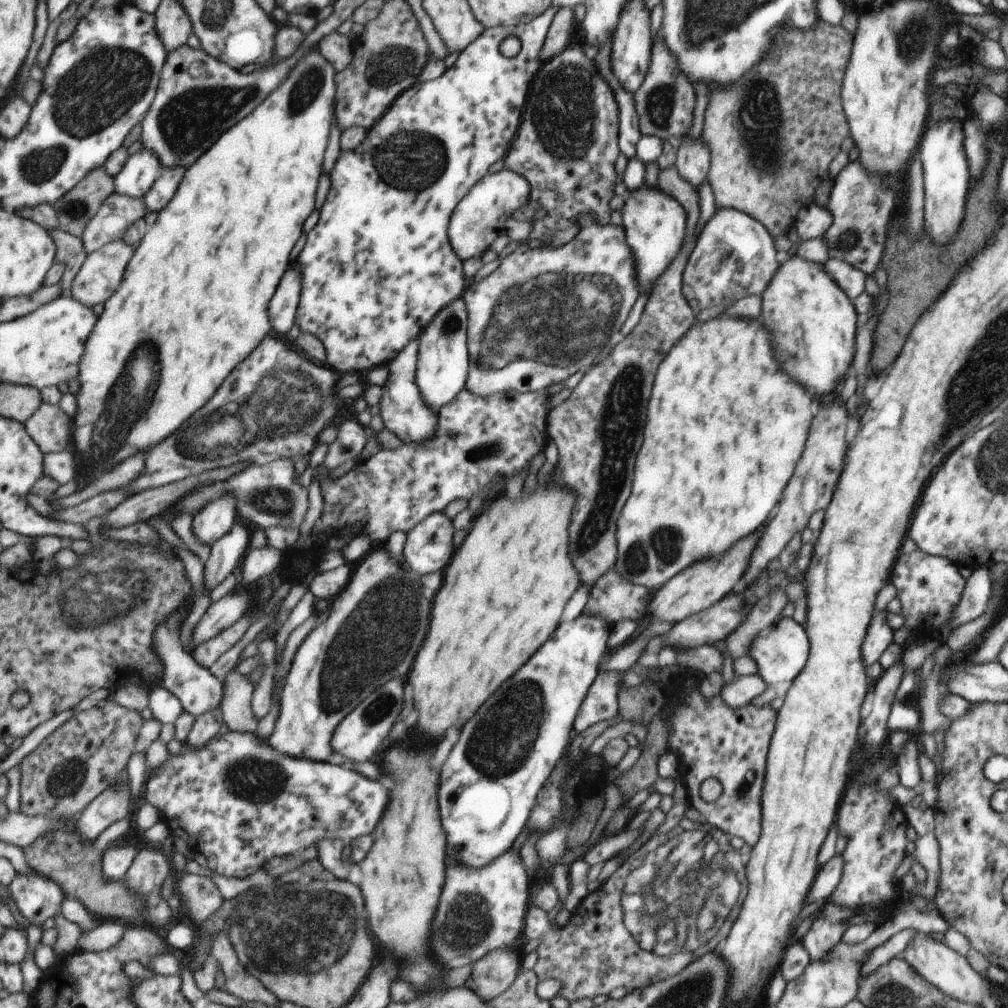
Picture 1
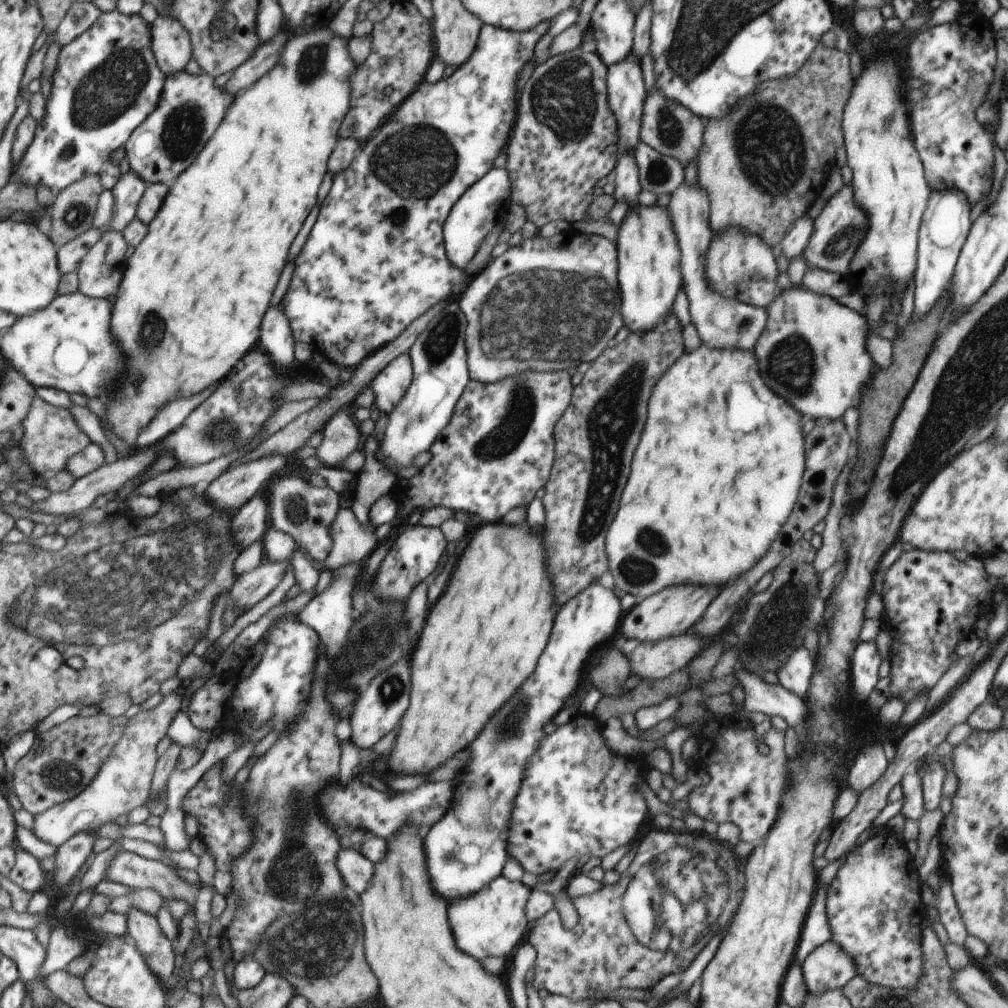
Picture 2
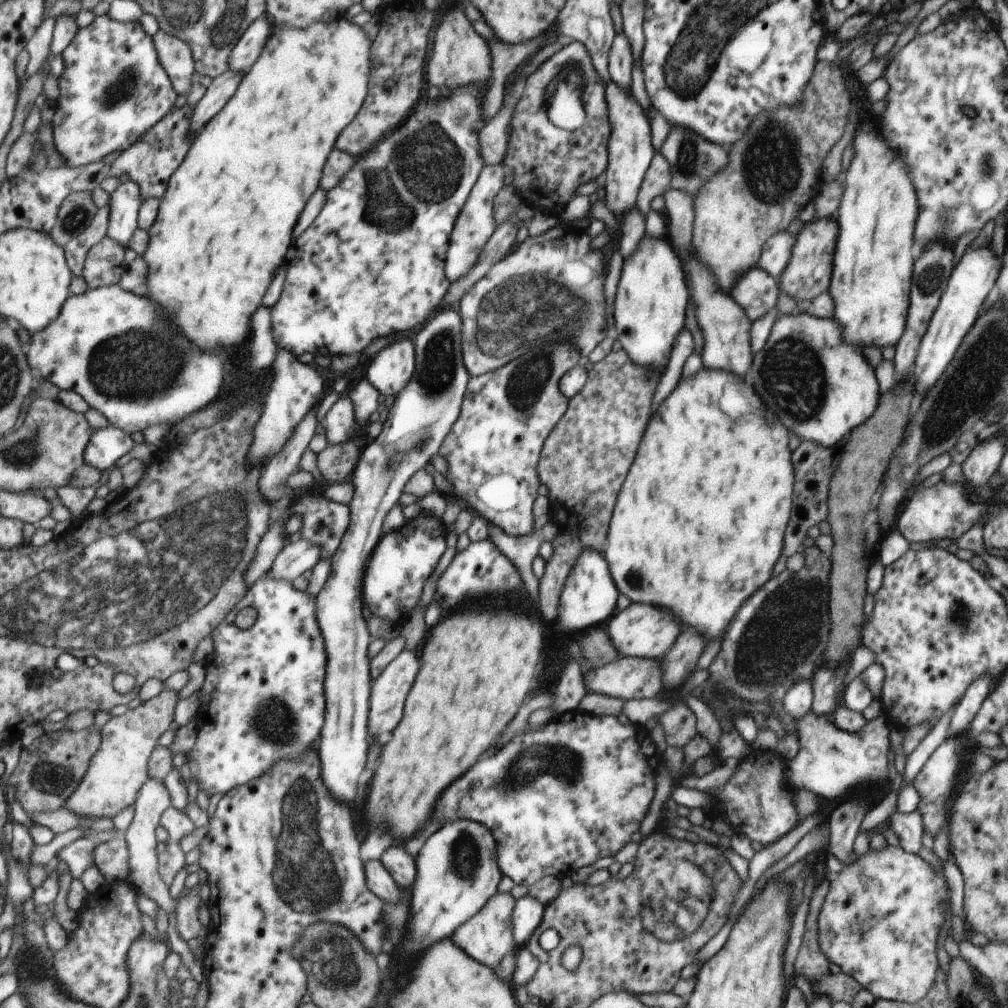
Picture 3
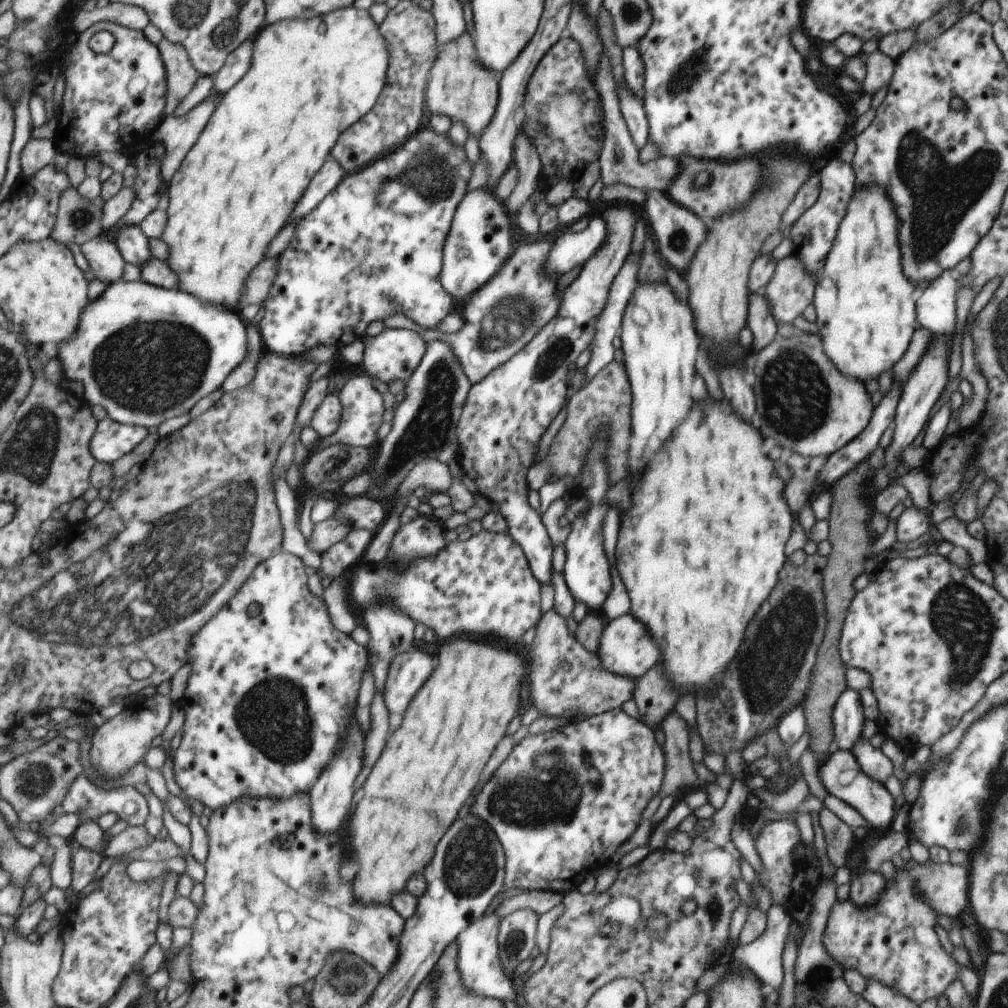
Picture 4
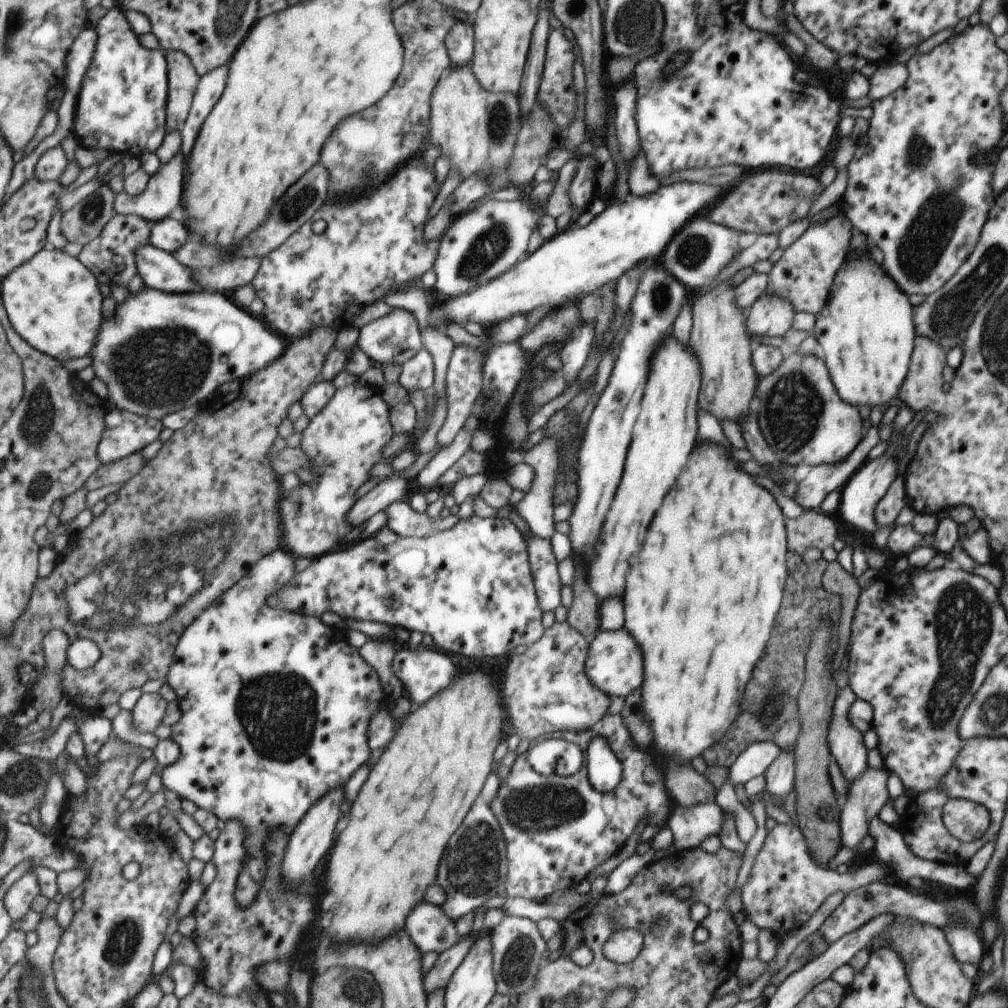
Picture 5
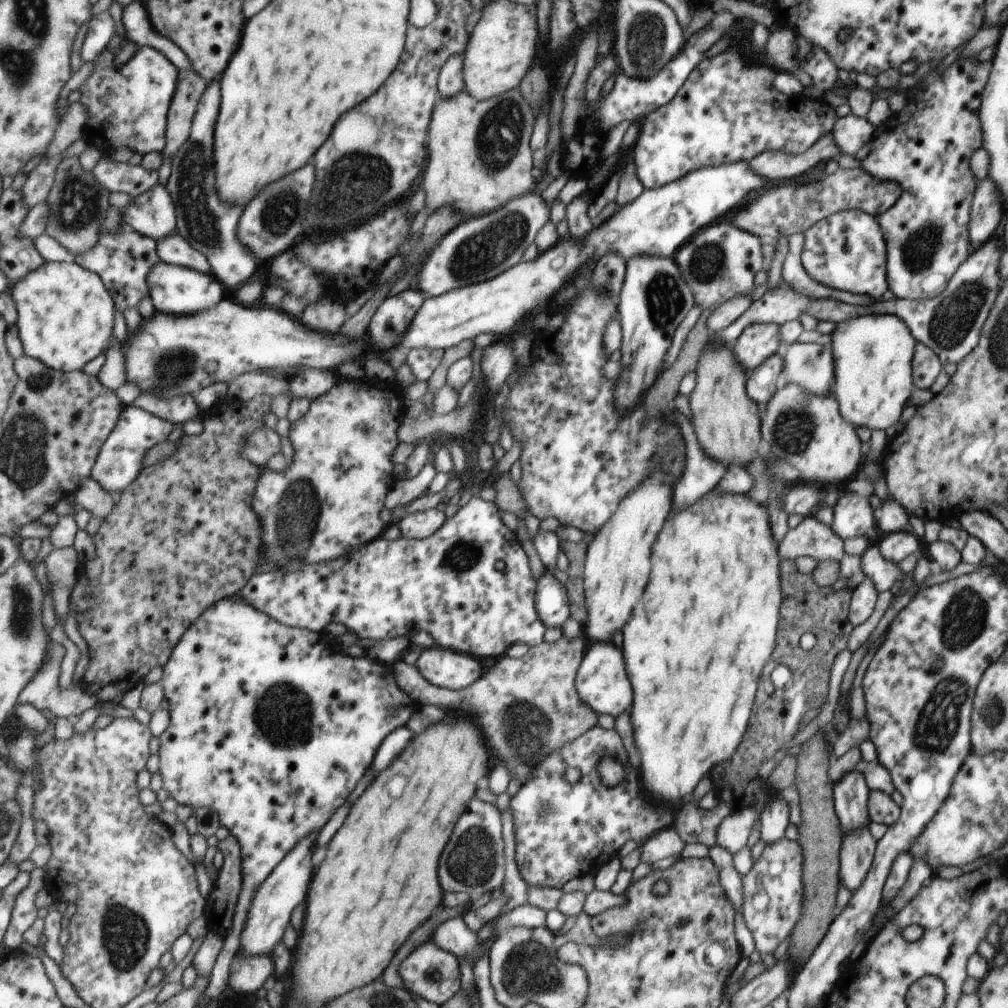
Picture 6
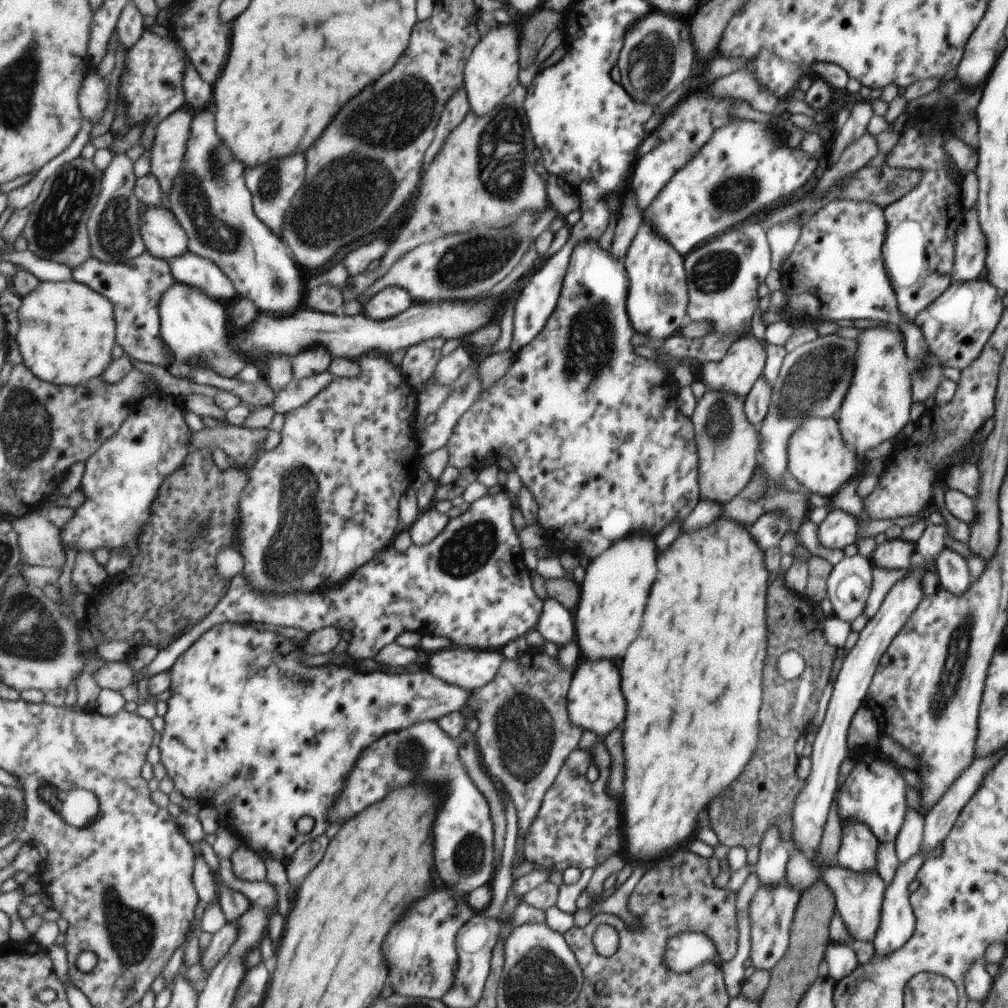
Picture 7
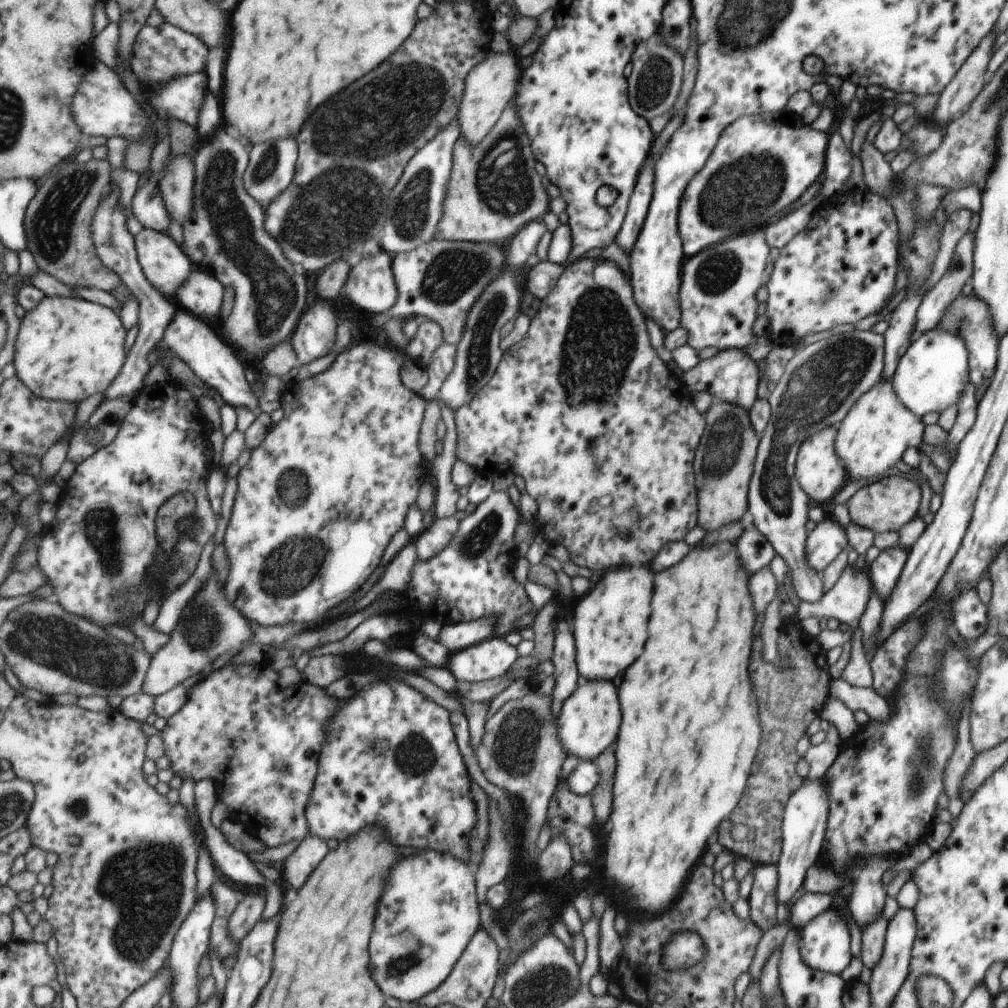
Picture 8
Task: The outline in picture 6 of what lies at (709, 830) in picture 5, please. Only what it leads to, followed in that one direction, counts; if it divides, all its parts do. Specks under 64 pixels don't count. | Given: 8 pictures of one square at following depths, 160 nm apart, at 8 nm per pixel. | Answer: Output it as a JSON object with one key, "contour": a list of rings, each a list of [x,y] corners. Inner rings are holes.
{"contour":[[[740,808],[733,810],[721,820],[721,824],[715,830],[715,844],[725,848],[732,856],[745,846],[757,820],[755,808]]]}

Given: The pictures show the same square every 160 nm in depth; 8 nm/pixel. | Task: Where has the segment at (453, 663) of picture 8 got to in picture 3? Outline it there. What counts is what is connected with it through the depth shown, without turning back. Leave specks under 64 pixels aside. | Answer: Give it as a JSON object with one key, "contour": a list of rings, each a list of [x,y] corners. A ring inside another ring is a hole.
{"contour":[[[405,650],[375,680],[375,696],[371,696],[371,736],[393,732],[401,724],[395,718],[405,714],[405,696],[413,688],[417,670],[419,662],[415,652]]]}

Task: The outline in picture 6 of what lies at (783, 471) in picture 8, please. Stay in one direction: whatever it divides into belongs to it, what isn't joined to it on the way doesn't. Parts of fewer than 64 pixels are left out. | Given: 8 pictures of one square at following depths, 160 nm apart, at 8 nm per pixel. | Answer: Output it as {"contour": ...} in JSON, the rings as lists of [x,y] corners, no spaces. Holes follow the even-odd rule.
{"contour":[[[793,343],[782,359],[785,386],[797,384],[808,396],[829,396],[836,382],[836,361],[829,345]]]}

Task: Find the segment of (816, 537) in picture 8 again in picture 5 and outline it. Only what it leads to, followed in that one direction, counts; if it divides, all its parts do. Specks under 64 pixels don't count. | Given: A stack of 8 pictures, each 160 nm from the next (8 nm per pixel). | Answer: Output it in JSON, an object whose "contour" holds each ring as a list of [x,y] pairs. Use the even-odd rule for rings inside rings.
{"contour":[[[907,406],[899,408],[897,410],[897,416],[893,420],[893,432],[889,436],[889,442],[887,442],[885,452],[879,458],[873,458],[865,466],[861,466],[839,490],[840,502],[837,512],[839,512],[841,520],[849,526],[848,529],[853,528],[853,530],[861,530],[861,532],[873,534],[873,532],[881,528],[879,524],[875,524],[875,518],[873,518],[874,508],[887,491],[887,488],[889,488],[891,480],[895,480],[897,462],[895,462],[893,454],[899,450],[901,438],[903,438],[903,432],[901,430],[911,422],[911,418],[913,418],[913,412]]]}

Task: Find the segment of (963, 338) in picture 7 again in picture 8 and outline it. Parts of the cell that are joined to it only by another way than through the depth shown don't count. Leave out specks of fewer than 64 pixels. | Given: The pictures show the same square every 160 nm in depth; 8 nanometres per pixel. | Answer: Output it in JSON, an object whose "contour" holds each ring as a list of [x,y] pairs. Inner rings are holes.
{"contour":[[[973,294],[957,295],[934,328],[945,329],[947,333],[958,333],[958,336],[965,341],[969,350],[969,380],[975,387],[983,384],[994,373],[1000,336],[995,332],[991,313],[984,300]]]}

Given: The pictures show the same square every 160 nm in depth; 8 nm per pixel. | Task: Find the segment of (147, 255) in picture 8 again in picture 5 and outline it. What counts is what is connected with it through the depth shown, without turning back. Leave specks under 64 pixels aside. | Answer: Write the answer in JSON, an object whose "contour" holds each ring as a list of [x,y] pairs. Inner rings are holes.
{"contour":[[[180,150],[173,158],[171,158],[171,160],[169,160],[169,162],[163,164],[163,166],[159,168],[159,172],[155,172],[155,174],[151,175],[151,182],[149,182],[149,186],[147,186],[147,189],[143,194],[132,196],[125,190],[116,193],[115,200],[113,200],[116,214],[141,216],[143,220],[147,220],[147,222],[151,224],[169,218],[171,212],[173,212],[179,204],[182,204],[183,196],[185,194],[186,172],[184,165],[185,157]]]}

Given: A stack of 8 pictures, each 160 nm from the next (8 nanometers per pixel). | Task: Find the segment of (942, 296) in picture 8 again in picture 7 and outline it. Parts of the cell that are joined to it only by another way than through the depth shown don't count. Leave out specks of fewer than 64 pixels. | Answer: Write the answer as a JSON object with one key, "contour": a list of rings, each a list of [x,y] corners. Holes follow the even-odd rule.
{"contour":[[[976,206],[967,210],[966,222],[958,232],[958,245],[950,284],[961,284],[977,278],[983,270],[985,240],[979,230],[975,210]]]}

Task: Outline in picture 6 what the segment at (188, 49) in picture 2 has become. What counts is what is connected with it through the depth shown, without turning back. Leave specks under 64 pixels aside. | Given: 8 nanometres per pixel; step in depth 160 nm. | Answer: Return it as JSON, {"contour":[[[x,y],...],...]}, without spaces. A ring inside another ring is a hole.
{"contour":[[[179,70],[178,92],[171,104],[167,126],[167,143],[163,150],[163,162],[173,161],[178,155],[177,150],[190,140],[189,134],[198,112],[202,97],[206,94],[209,83],[201,74],[193,70]]]}

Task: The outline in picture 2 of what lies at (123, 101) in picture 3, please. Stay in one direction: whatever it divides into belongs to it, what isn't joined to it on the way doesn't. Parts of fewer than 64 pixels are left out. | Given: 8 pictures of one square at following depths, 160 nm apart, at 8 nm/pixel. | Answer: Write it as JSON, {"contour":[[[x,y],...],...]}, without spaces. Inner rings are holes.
{"contour":[[[117,9],[114,11],[101,12],[97,20],[77,38],[61,48],[61,53],[56,62],[56,69],[52,76],[51,92],[47,98],[47,108],[44,117],[38,122],[36,135],[34,136],[31,146],[27,149],[23,160],[20,163],[12,166],[12,180],[17,183],[24,181],[27,185],[39,188],[39,186],[46,186],[54,194],[65,190],[78,180],[89,175],[100,175],[105,166],[109,164],[109,158],[115,150],[119,150],[121,146],[127,144],[127,140],[131,138],[131,134],[139,128],[139,124],[143,124],[158,107],[162,98],[163,91],[166,86],[167,74],[159,66],[153,49],[153,24],[148,24],[141,16],[129,16],[120,13]]]}

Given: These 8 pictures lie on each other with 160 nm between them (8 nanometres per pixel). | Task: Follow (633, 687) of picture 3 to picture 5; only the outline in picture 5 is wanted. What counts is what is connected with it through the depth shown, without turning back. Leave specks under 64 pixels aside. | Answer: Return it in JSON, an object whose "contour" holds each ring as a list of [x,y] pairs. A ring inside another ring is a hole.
{"contour":[[[555,621],[547,628],[546,633],[538,641],[527,647],[525,652],[511,657],[511,662],[507,664],[503,686],[501,686],[501,696],[505,704],[507,718],[513,724],[515,735],[520,739],[527,739],[532,745],[538,741],[537,737],[546,737],[547,734],[556,731],[585,731],[594,727],[604,715],[610,698],[606,693],[601,692],[591,684],[585,674],[585,661],[589,655],[589,644],[583,636],[569,627],[567,622]]]}

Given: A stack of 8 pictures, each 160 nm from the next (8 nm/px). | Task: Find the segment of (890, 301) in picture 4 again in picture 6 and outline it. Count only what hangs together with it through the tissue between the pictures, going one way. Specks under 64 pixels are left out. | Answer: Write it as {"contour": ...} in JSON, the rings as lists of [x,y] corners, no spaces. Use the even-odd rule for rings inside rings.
{"contour":[[[858,209],[835,212],[803,232],[801,266],[807,276],[829,289],[867,294],[877,301],[890,298],[885,279],[885,246],[878,220]],[[855,316],[837,323],[830,334],[829,346],[836,361],[836,382],[831,390],[834,400],[846,421],[855,427],[866,427],[871,432],[895,424],[909,398],[911,384],[919,390],[929,389],[942,368],[935,352],[921,342],[913,342],[910,330],[897,316]],[[913,344],[916,344],[915,349]],[[911,356],[914,356],[913,362]]]}

